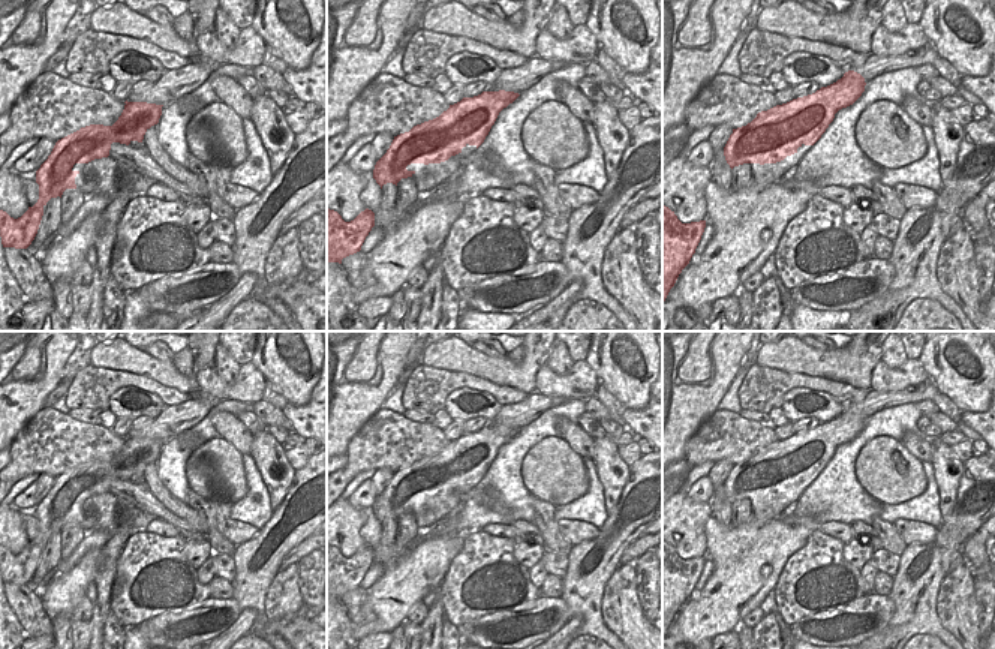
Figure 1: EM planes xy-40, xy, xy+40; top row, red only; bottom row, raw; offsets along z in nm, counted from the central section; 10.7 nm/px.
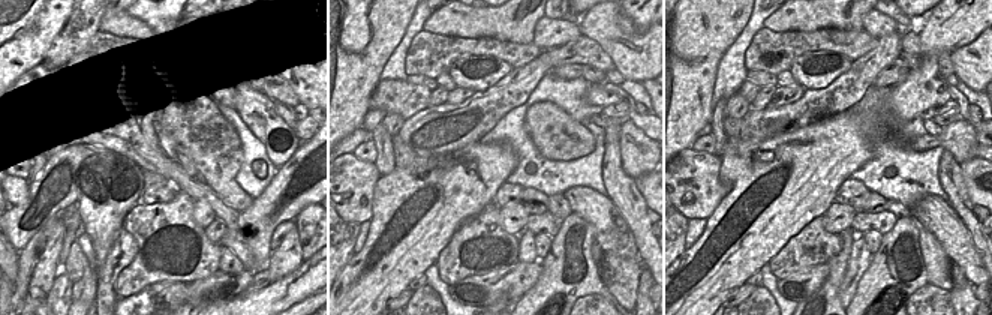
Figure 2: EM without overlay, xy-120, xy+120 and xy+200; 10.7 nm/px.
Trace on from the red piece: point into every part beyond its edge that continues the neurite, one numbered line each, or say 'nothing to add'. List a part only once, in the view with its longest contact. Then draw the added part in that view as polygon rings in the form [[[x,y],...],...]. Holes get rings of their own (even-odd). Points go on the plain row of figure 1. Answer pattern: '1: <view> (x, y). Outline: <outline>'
nothing to add.

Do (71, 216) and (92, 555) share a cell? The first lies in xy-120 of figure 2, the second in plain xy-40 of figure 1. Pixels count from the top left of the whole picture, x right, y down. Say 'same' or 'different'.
different

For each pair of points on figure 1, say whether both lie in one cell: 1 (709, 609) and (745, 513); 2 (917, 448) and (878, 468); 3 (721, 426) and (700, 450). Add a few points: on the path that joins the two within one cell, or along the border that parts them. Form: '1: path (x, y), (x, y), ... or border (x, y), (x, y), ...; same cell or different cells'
1: border (752, 517), (745, 523), (732, 525); different cells
2: border (901, 442), (920, 462); different cells
3: path (718, 432), (706, 444); same cell

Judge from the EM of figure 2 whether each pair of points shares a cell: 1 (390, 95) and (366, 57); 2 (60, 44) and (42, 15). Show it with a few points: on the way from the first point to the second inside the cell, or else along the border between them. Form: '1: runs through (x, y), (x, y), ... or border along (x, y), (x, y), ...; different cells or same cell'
1: border along (381, 80), (370, 96), (369, 108); different cells
2: border along (71, 15), (53, 39), (42, 60); different cells

